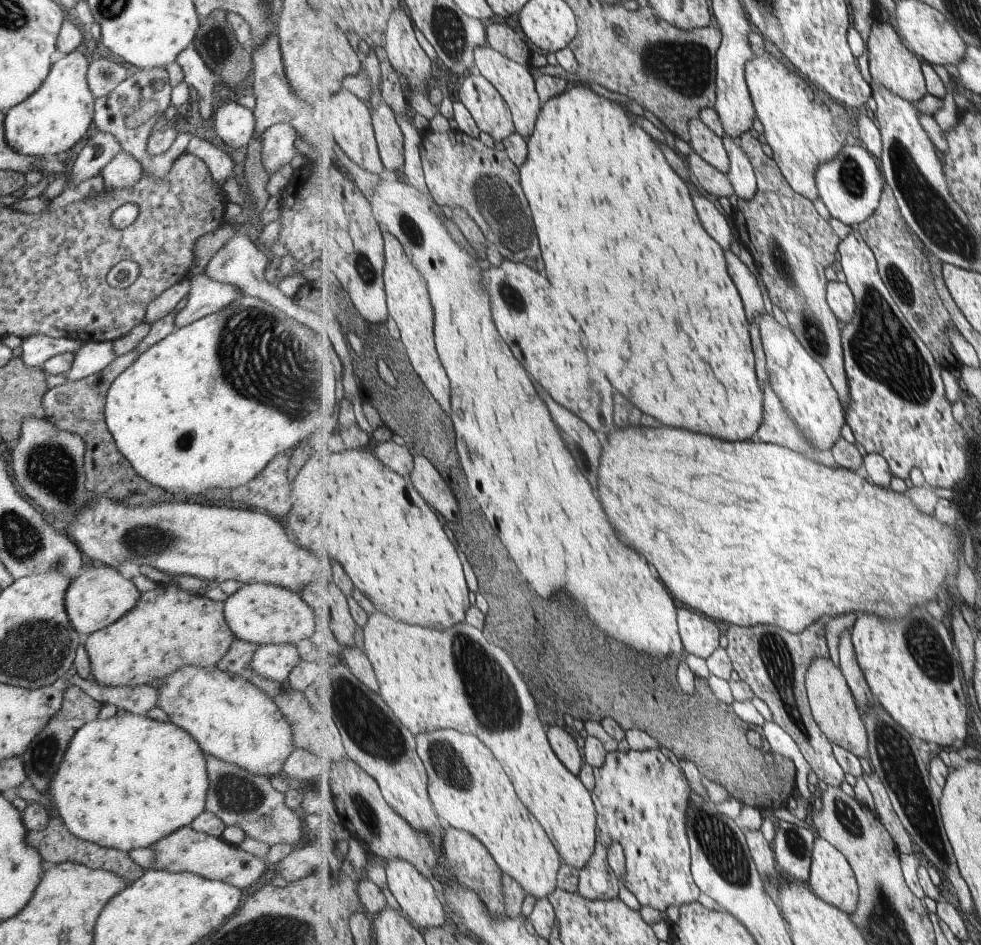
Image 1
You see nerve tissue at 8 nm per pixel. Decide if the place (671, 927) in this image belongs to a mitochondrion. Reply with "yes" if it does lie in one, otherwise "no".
no

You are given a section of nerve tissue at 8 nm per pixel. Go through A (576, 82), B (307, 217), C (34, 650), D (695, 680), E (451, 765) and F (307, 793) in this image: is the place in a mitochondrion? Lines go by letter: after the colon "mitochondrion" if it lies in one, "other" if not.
A: other
B: other
C: mitochondrion
D: other
E: mitochondrion
F: other

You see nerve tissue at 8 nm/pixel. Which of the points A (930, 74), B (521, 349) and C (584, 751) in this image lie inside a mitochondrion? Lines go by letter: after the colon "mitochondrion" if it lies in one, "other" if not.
A: other
B: other
C: other

